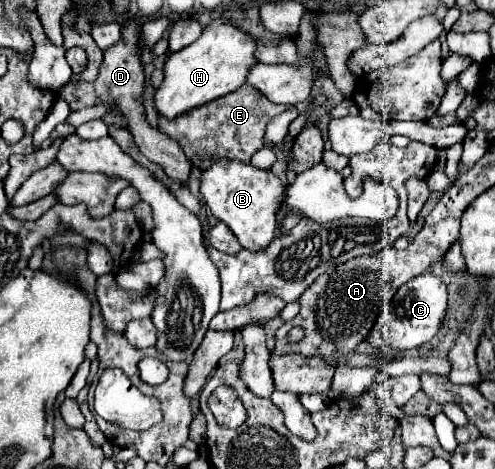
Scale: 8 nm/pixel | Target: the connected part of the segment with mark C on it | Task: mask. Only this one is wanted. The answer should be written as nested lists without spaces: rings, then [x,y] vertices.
[[[430,273],[414,277],[412,281],[408,281],[398,289],[398,293],[394,295],[394,301],[390,301],[390,307],[380,311],[374,327],[366,337],[366,343],[374,349],[392,347],[398,351],[408,351],[424,345],[440,329],[440,323],[446,313],[446,299],[448,299],[448,291],[440,277]]]

